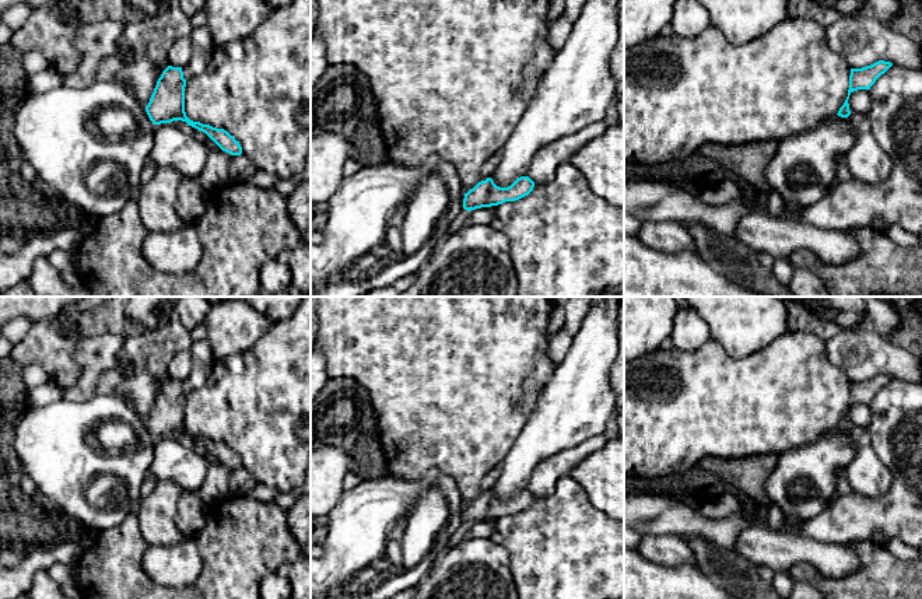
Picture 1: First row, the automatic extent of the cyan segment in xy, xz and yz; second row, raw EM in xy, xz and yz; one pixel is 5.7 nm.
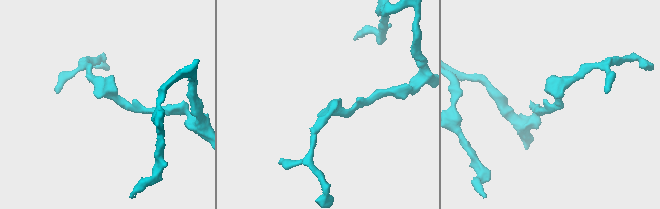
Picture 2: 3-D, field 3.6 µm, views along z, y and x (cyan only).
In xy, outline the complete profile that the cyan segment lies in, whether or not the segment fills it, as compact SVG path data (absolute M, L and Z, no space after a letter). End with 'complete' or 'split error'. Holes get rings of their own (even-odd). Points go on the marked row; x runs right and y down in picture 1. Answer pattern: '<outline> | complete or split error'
M168 66L157 81L146 112L154 125L171 123L173 120L186 122L189 126L206 133L222 151L231 155L241 155L242 147L224 129L193 122L185 112L185 87L182 67Z | complete

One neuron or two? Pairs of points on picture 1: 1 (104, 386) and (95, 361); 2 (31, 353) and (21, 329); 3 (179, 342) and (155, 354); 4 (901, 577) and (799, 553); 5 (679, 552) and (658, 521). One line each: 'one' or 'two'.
1: two
2: two
3: one
4: two
5: two

